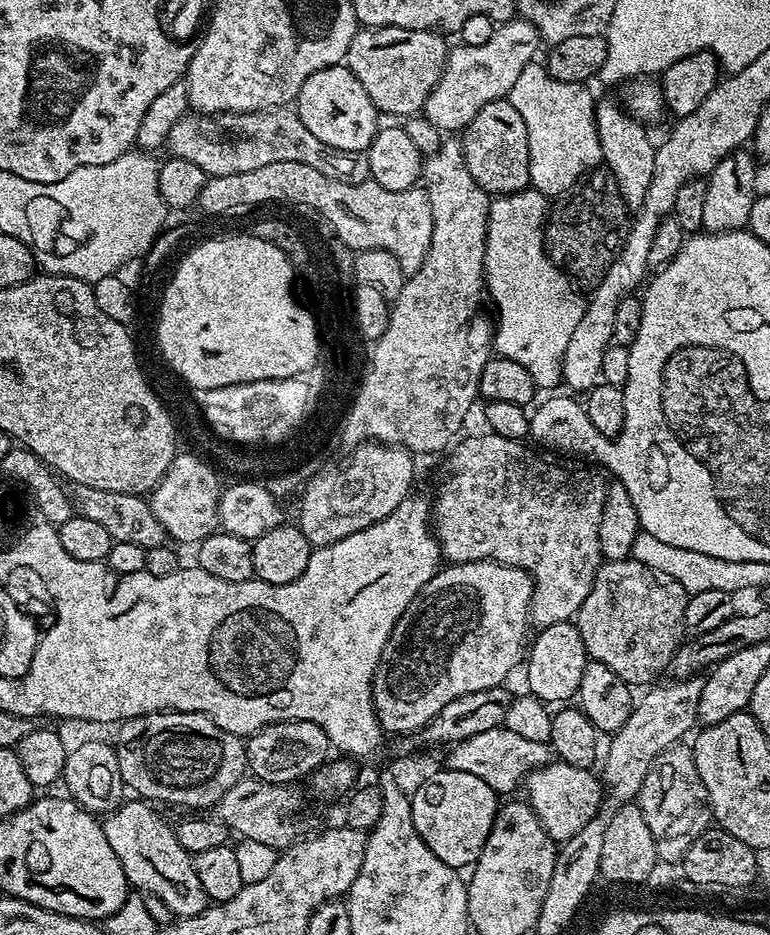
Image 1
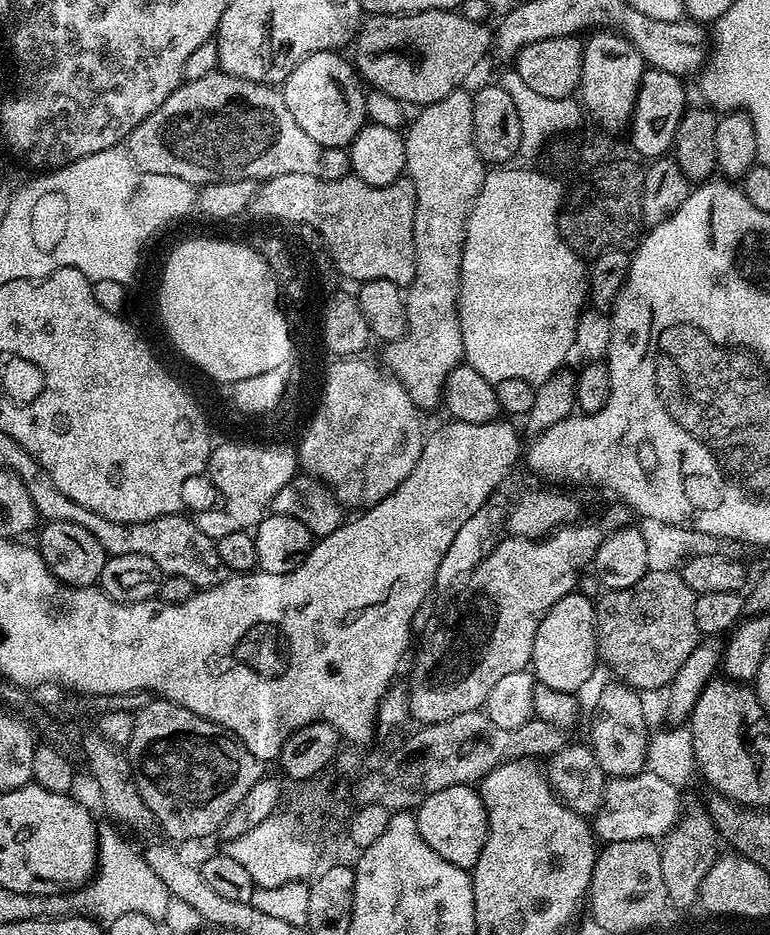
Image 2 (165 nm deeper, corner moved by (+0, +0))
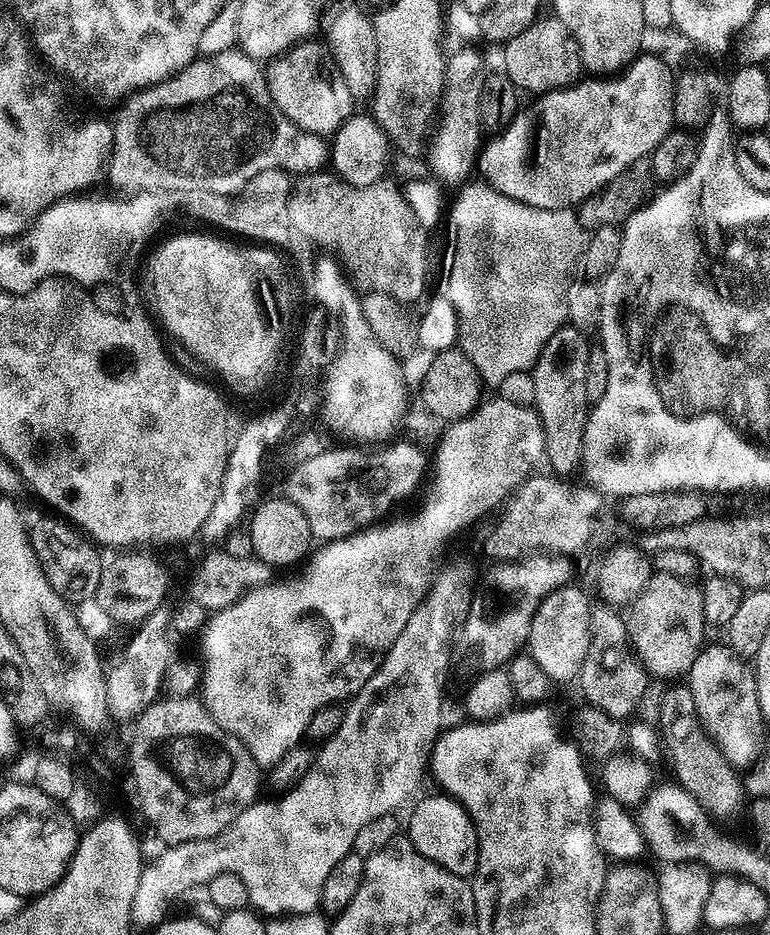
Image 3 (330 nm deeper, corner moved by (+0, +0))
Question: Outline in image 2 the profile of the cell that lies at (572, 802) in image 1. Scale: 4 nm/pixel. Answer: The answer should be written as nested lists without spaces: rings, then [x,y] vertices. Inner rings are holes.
[[[647,770],[637,776],[609,779],[604,786],[604,801],[590,827],[597,841],[604,844],[627,840],[659,841],[667,836],[682,815],[680,794],[679,787]]]

